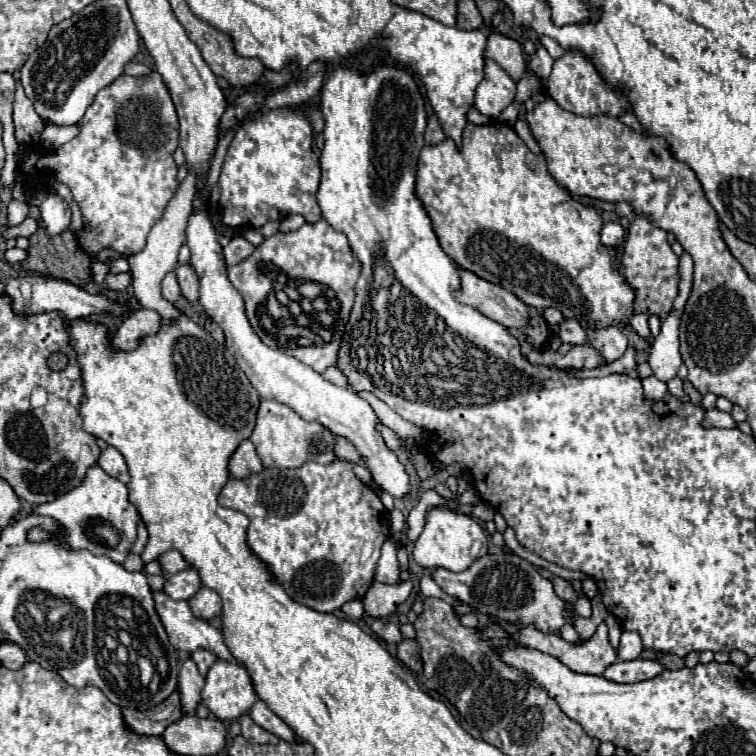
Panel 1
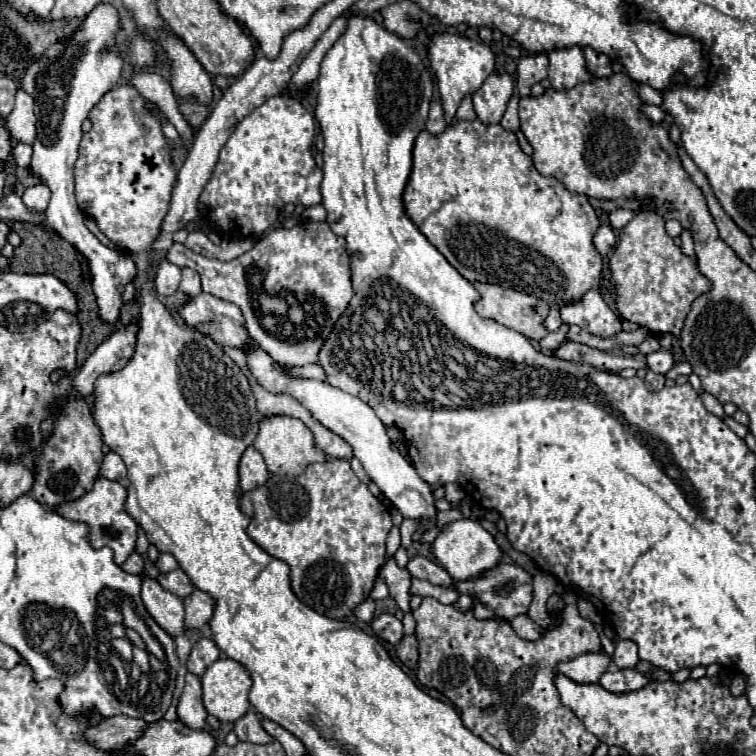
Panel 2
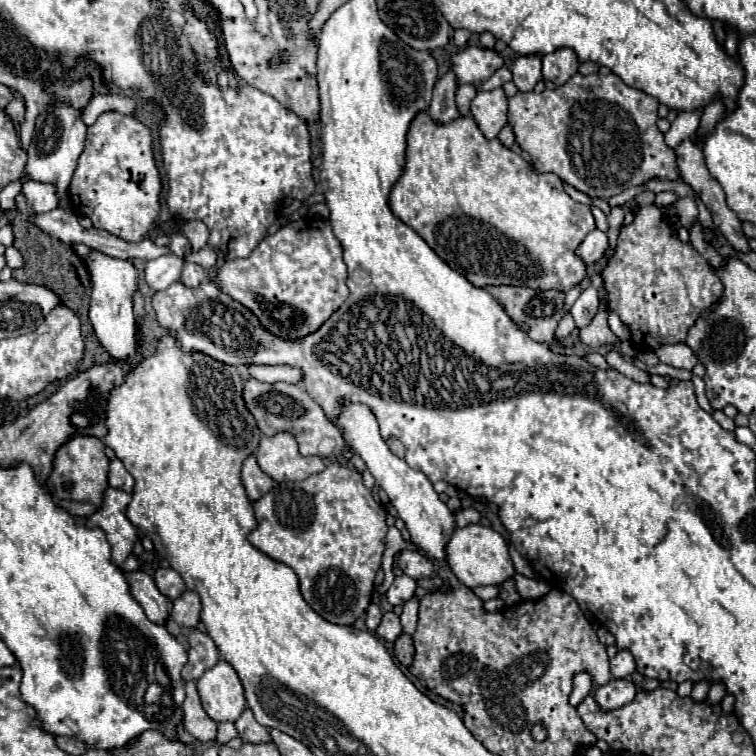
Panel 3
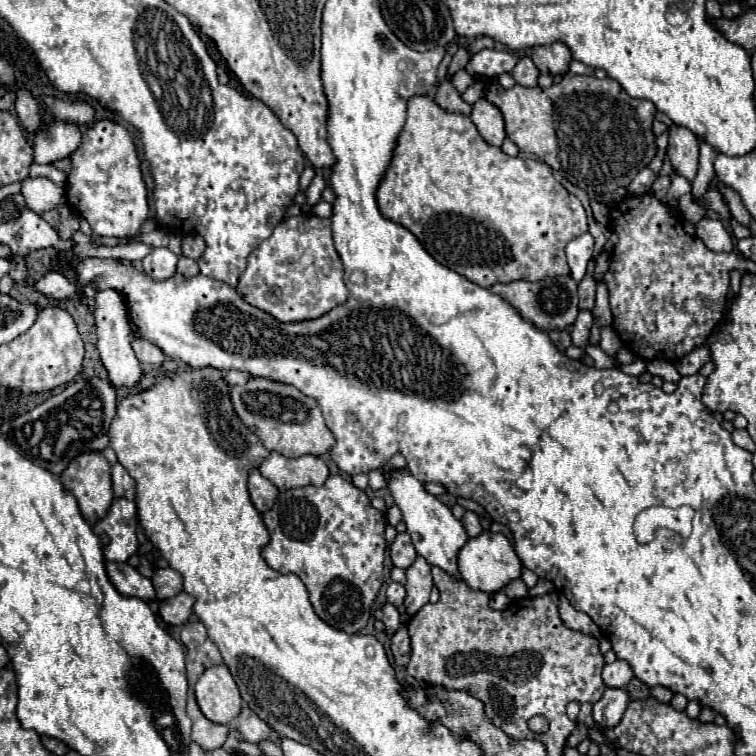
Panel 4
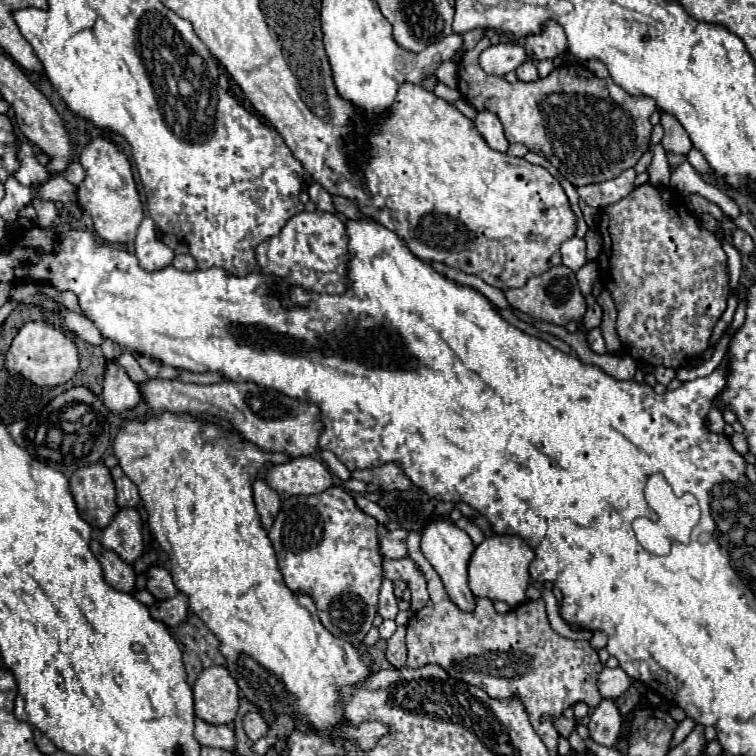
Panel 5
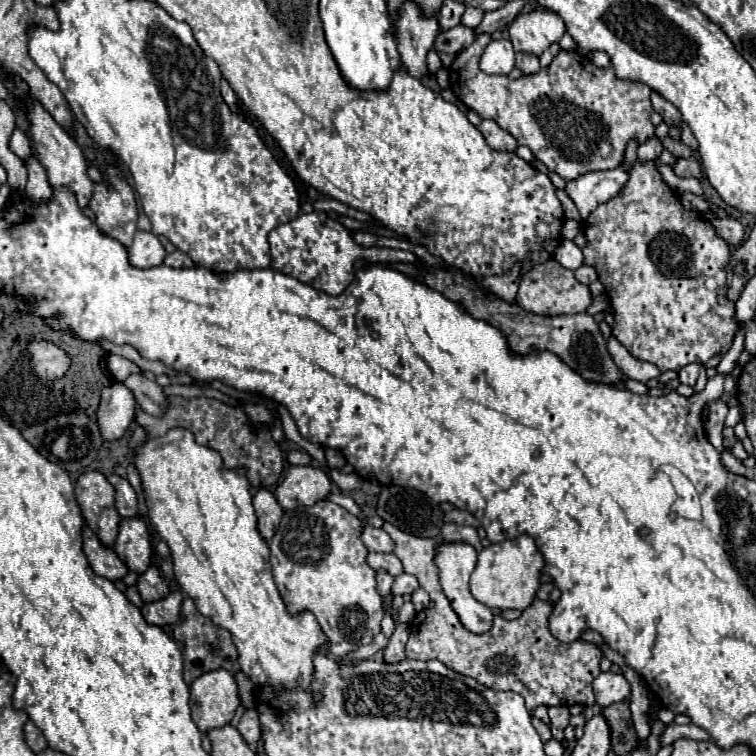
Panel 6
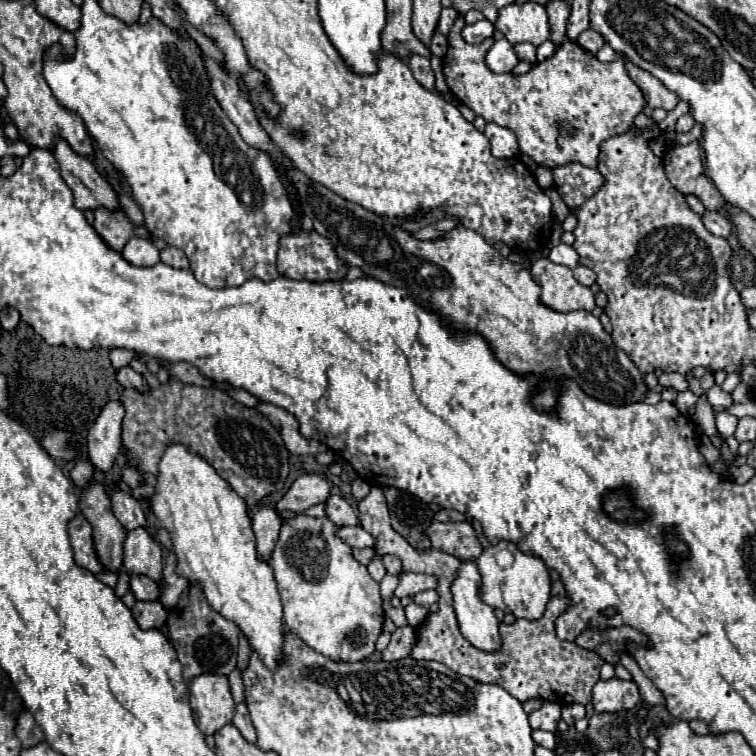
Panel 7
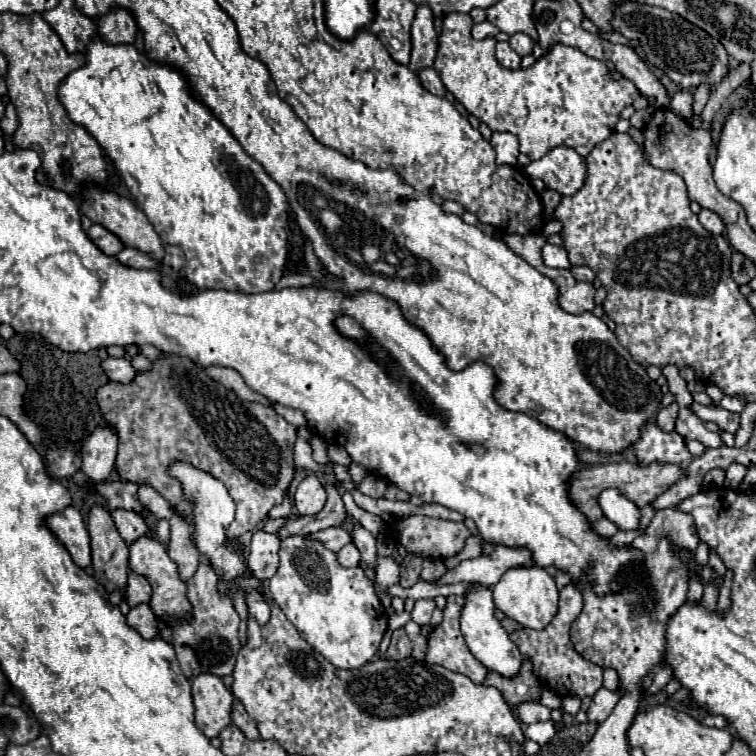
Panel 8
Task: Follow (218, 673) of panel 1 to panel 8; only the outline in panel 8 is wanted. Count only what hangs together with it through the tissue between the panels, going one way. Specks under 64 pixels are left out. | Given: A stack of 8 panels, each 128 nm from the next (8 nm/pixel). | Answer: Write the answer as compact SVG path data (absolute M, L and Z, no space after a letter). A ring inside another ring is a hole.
M200 674L192 680L192 698L196 708L196 726L208 736L218 736L230 724L232 692L220 676Z

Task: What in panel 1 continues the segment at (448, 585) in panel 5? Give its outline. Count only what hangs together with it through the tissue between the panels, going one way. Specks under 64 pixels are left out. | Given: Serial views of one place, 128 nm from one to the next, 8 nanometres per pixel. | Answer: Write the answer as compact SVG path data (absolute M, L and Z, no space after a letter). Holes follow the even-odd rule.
M204 210L192 212L188 218L186 228L186 244L192 252L192 266L200 278L200 304L210 314L214 322L218 322L226 336L226 348L236 358L238 366L244 370L260 398L278 400L290 406L296 414L300 414L308 422L320 422L324 428L334 432L336 436L344 436L350 440L362 456L362 462L372 474L372 480L386 490L392 498L404 498L410 494L410 478L404 470L404 464L398 456L386 446L380 430L378 430L378 416L374 414L372 406L360 398L350 388L340 388L326 382L316 370L304 366L296 358L266 346L252 330L246 314L244 314L244 300L238 290L226 278L226 262L220 254L218 234Z

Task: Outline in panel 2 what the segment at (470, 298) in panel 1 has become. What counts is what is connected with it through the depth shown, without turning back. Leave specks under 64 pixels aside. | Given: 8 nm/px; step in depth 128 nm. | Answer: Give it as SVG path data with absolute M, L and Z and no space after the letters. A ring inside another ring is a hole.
M476 282L474 288L480 292L480 302L476 302L476 310L484 316L484 318L494 318L496 322L524 334L530 340L542 340L548 334L548 328L544 326L544 320L550 312L550 304L546 300L540 300L532 294L526 292L518 292L512 288L502 288L502 286L494 286L494 284L482 284Z

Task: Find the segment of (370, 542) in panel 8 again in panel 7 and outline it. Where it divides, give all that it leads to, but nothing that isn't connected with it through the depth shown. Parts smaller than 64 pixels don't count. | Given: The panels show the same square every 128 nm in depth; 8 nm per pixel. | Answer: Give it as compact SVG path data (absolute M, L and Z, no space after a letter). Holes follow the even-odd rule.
M372 556L372 560L370 560L370 564L368 564L368 572L370 572L370 576L376 580L376 582L380 582L382 578L384 578L384 574L386 574L386 568L384 568L384 564L382 564L382 556Z

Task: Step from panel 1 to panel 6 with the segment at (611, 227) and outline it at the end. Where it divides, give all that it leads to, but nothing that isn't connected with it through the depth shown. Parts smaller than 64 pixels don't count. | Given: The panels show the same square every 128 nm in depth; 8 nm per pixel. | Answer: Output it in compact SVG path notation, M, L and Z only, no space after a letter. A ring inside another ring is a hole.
M564 240L560 242L560 246L554 252L554 260L558 260L568 270L576 270L578 266L582 266L584 256L582 256L582 250L574 242Z

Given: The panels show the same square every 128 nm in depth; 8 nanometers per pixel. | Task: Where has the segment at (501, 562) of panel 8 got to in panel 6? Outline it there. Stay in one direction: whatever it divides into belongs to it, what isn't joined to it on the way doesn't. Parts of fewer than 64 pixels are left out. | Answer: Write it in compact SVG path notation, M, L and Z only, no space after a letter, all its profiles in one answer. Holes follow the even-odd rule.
M400 574L394 578L394 584L392 584L392 594L412 594L414 590L418 590L420 584L418 584L418 578L412 576L412 574Z

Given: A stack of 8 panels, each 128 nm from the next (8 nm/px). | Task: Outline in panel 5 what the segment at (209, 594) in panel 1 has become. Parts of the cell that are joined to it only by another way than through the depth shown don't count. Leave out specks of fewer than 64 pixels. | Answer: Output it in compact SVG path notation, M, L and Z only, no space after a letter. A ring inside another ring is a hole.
M178 592L170 600L162 600L150 606L150 616L158 622L164 622L170 628L178 626L186 618L186 614L188 614L188 598L182 592Z

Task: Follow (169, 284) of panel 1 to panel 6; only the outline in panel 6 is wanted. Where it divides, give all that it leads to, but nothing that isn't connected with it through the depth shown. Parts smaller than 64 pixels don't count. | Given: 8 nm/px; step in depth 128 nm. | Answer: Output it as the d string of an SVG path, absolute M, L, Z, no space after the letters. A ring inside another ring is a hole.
M136 232L132 246L128 248L128 260L136 268L154 268L160 266L166 256L160 240L150 232Z

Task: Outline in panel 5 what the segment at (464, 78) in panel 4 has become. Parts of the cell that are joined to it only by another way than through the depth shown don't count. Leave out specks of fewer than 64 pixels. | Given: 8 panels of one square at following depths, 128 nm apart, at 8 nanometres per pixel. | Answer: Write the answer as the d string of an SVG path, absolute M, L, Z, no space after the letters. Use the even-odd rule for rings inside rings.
M442 62L438 68L436 68L436 78L450 86L450 88L456 88L456 64L454 62Z

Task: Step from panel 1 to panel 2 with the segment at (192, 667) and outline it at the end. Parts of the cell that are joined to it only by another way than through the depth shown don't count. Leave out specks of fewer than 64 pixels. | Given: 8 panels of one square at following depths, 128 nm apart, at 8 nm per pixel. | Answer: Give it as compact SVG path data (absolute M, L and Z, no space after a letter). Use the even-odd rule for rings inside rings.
M186 674L186 686L178 700L178 718L192 730L204 730L208 712L202 704L202 686L200 678L194 674Z

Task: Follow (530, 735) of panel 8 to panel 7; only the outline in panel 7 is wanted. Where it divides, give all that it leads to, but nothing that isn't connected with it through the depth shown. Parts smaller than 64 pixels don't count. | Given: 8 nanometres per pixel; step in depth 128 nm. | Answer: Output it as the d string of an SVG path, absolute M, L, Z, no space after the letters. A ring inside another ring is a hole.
M534 730L532 732L532 738L536 744L544 746L544 748L554 748L554 734L552 732L546 732L546 730Z

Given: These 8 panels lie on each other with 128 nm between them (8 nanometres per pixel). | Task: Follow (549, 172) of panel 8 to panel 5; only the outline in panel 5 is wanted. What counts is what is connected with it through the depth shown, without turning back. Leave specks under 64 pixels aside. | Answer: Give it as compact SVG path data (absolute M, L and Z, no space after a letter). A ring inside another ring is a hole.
M628 168L612 180L598 182L598 184L586 184L576 190L578 190L580 200L584 200L588 206L604 208L604 206L610 206L610 204L626 198L634 190L634 178L636 178L634 168Z

